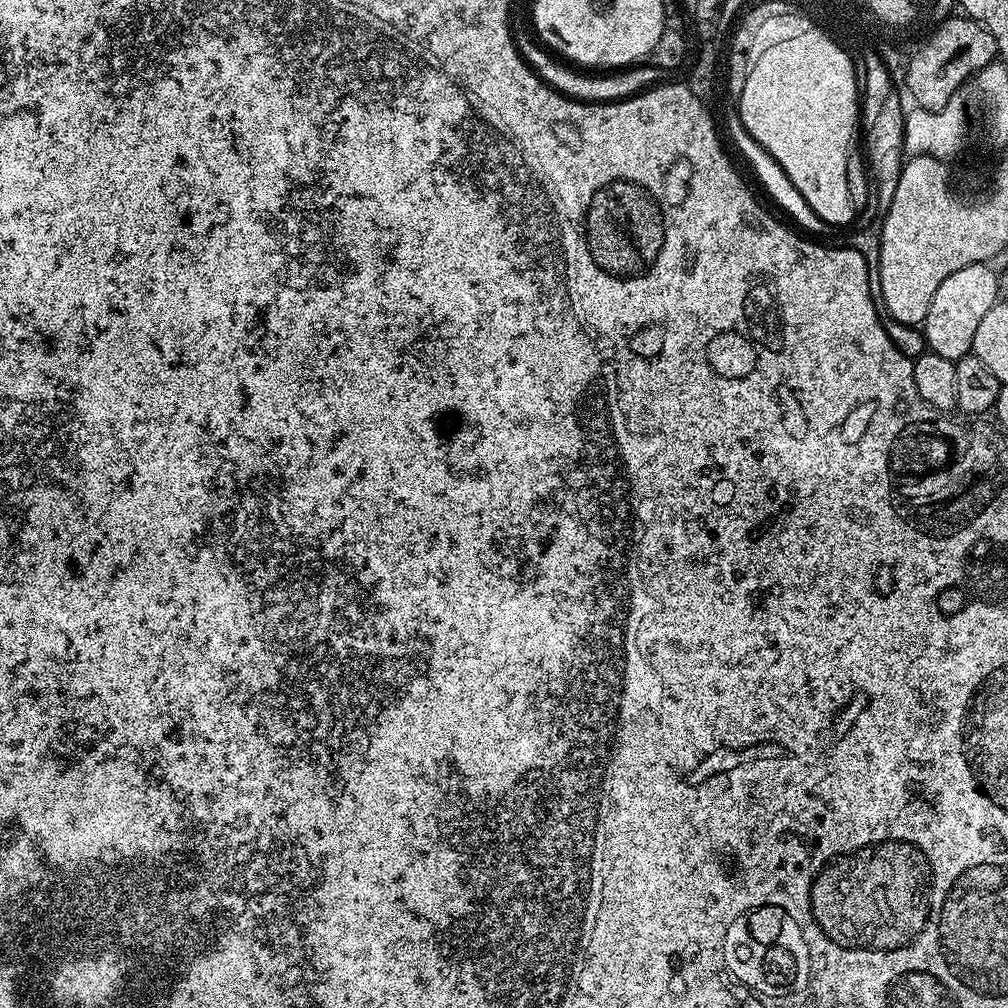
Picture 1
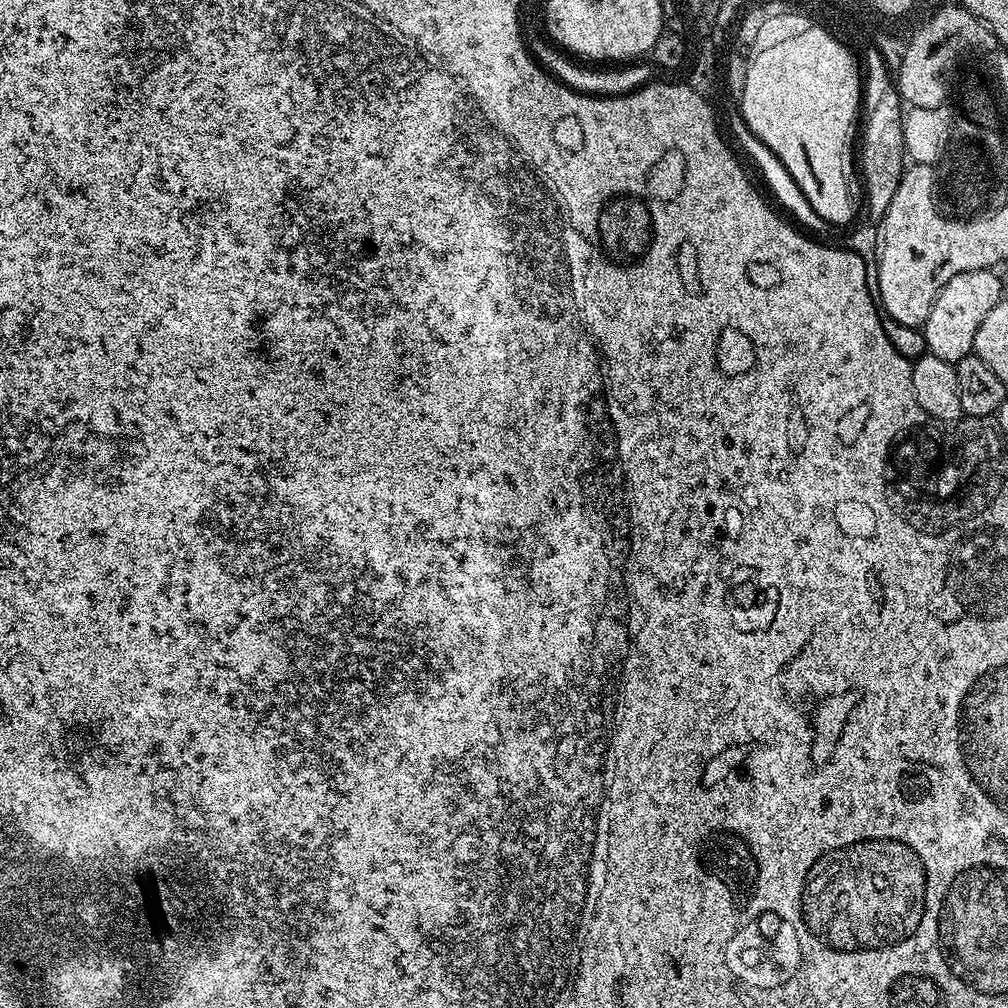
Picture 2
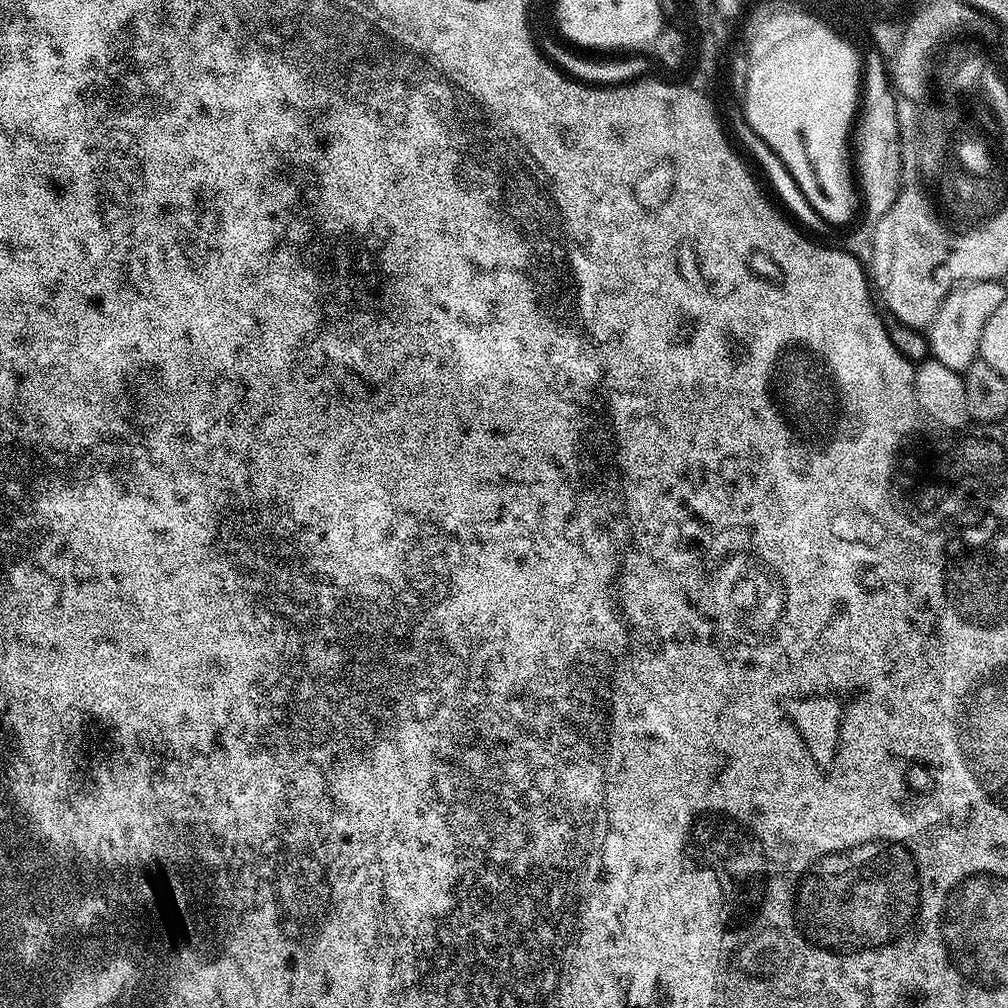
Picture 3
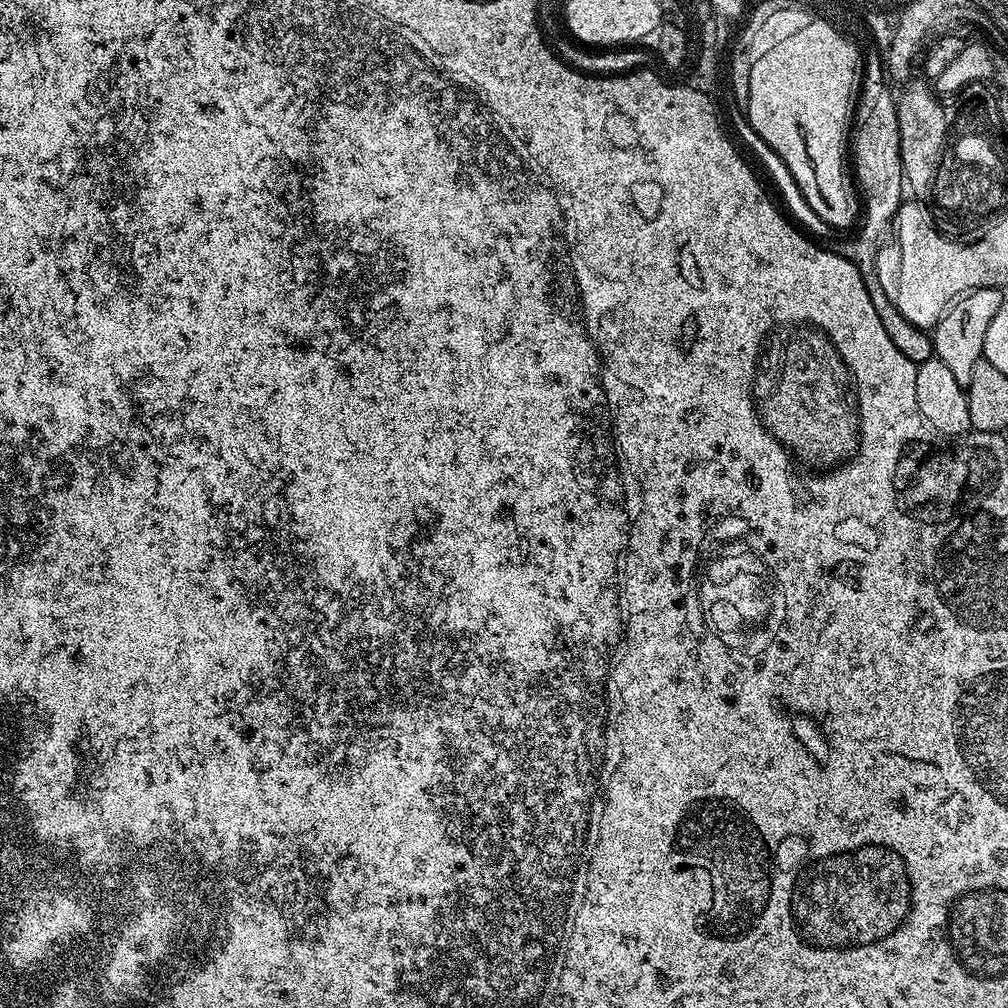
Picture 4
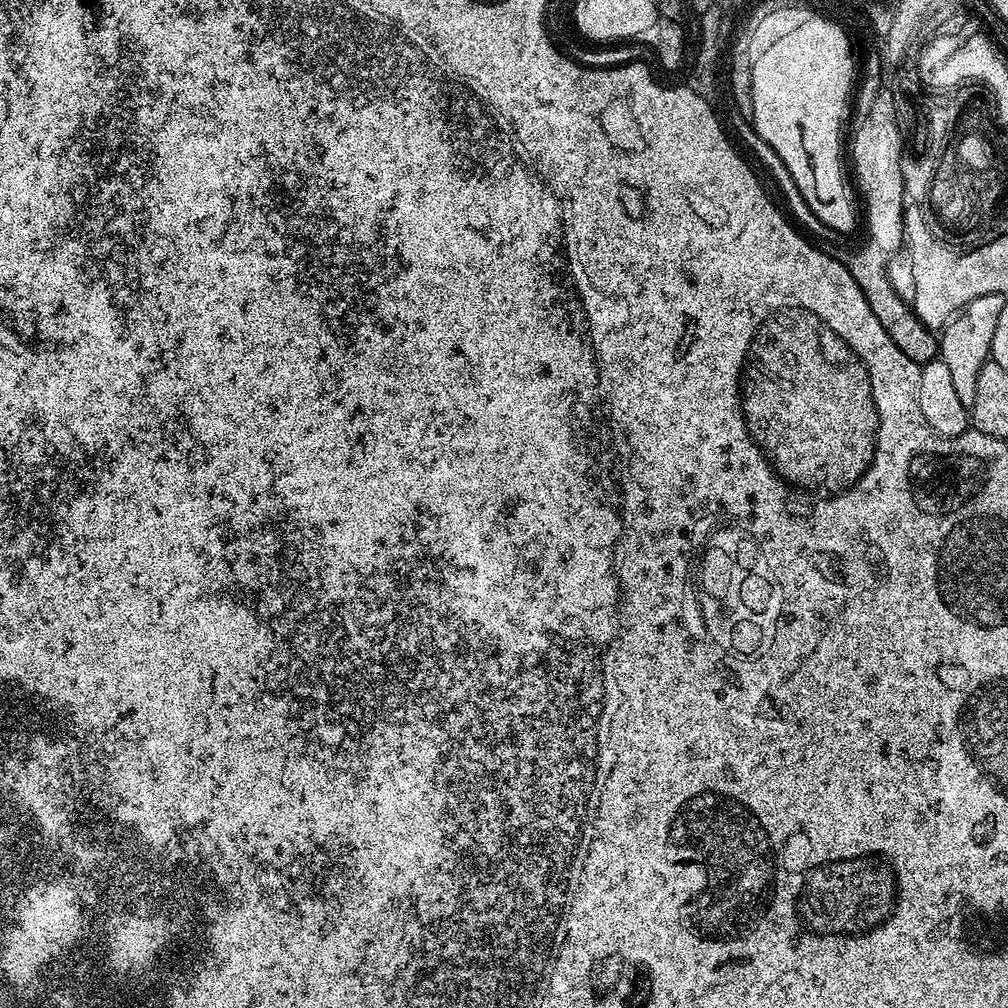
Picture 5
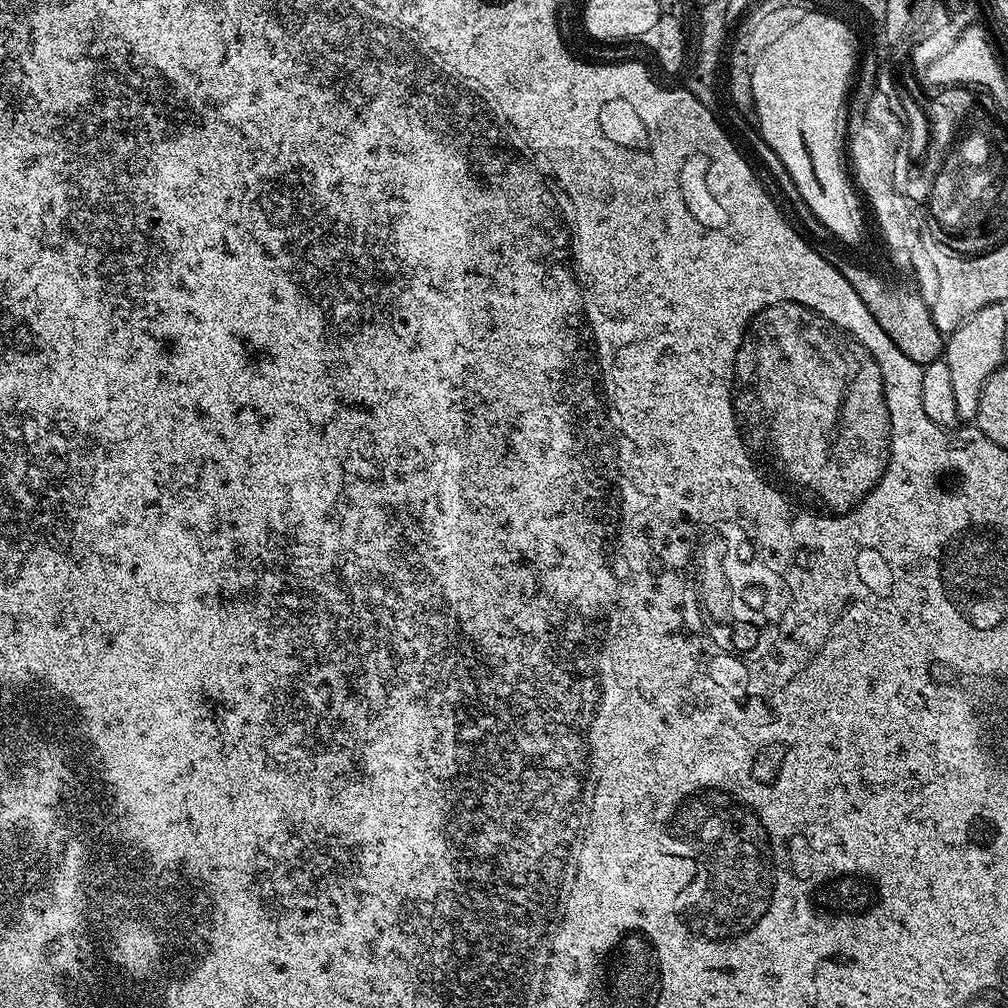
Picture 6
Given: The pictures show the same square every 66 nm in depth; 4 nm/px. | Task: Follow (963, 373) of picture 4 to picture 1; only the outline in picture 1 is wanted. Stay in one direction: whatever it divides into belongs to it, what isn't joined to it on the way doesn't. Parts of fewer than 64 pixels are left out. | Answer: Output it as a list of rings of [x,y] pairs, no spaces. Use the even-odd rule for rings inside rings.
[[[991,263],[962,266],[962,270],[954,270],[950,278],[942,278],[942,286],[938,286],[934,299],[930,301],[930,310],[926,310],[922,325],[927,351],[953,362],[969,355],[974,333],[982,318],[986,318],[989,310],[998,303],[999,296],[998,278]]]

